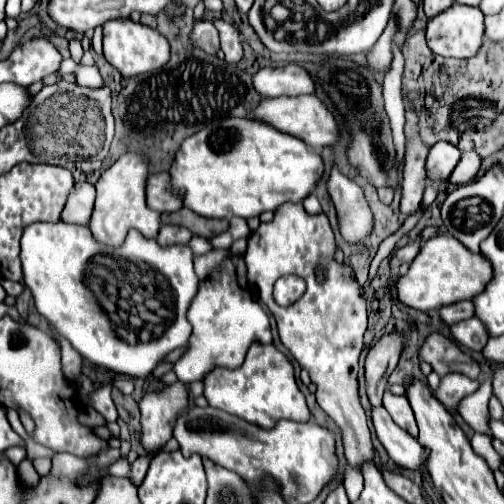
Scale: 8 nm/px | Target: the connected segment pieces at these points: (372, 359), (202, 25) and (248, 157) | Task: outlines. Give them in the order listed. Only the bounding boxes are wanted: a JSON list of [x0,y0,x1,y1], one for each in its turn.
[[365,334,401,406],[191,22,219,54],[169,118,321,218]]

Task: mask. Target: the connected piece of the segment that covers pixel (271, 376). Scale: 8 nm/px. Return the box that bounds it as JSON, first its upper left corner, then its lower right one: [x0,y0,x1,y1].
[205,342,311,428]

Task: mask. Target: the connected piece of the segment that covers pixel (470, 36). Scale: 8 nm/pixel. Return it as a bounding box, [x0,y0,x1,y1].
[427,4,483,58]

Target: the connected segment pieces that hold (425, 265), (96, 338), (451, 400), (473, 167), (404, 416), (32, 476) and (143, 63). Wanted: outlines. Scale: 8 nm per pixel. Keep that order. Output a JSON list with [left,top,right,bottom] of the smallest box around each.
[[395,234,491,312],[19,220,199,378],[435,372,479,410],[447,152,481,184],[383,390,417,436],[16,459,40,487],[103,20,171,78]]

